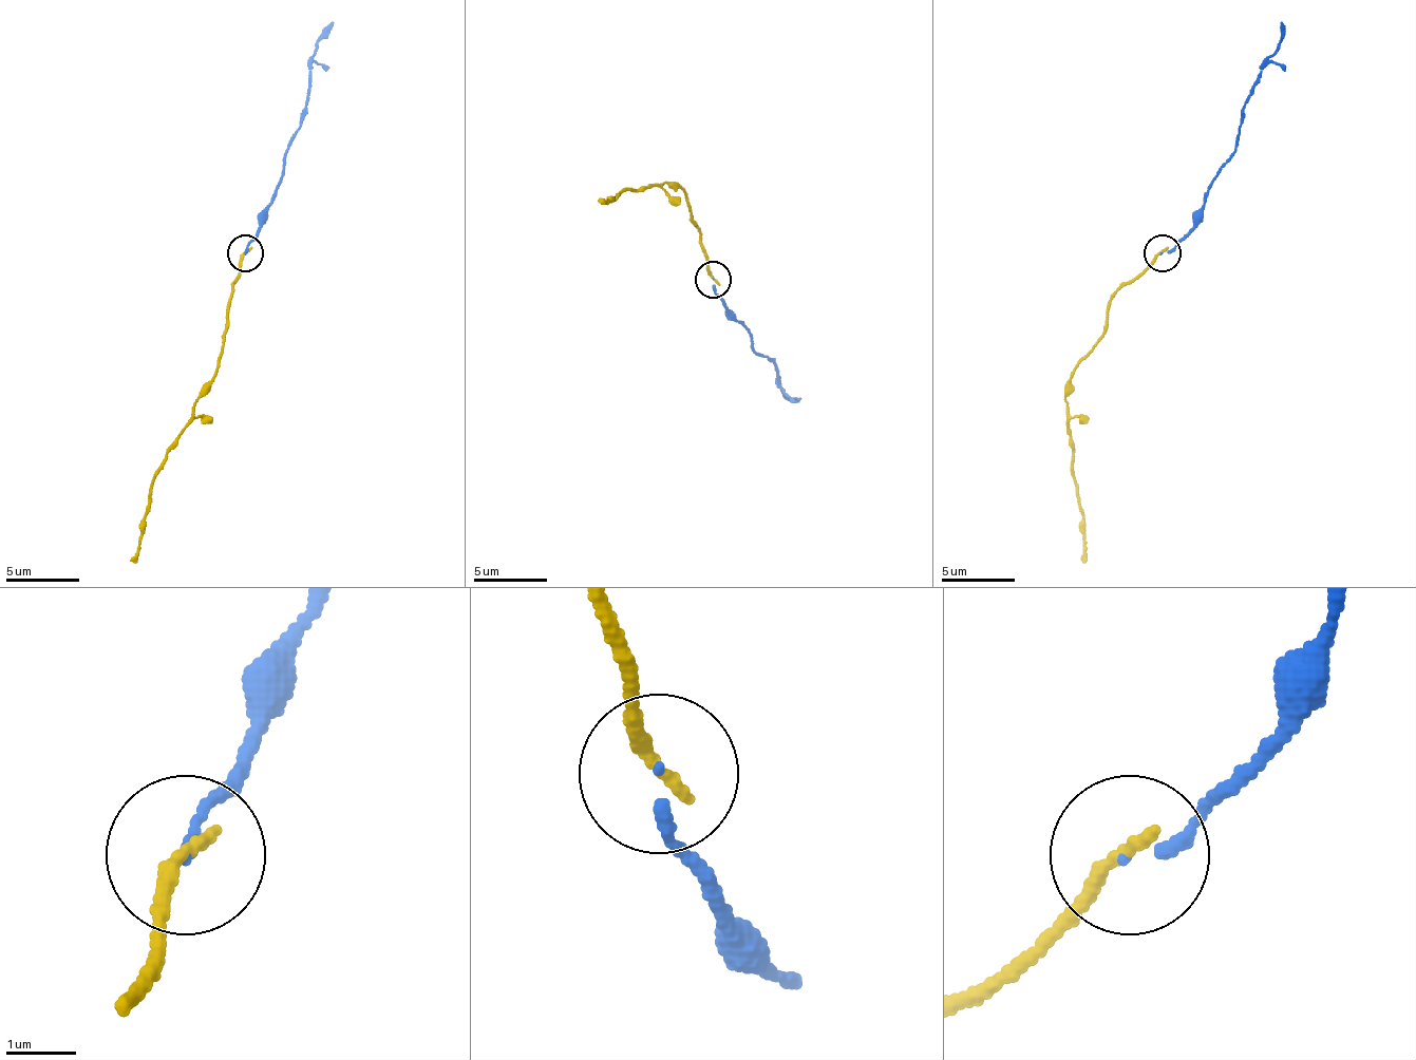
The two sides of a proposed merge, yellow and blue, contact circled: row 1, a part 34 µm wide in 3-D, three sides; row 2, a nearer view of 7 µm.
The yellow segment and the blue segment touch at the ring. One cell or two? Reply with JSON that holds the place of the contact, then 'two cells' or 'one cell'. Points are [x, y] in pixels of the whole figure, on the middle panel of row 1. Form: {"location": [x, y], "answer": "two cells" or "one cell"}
{"location": [713, 279], "answer": "one cell"}

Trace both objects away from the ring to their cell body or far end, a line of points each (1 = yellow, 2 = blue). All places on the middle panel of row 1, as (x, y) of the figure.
1: (712, 278), (697, 227), (679, 187), (661, 183), (620, 194), (612, 202), (599, 202)
2: (712, 278), (712, 289), (749, 329), (756, 352), (774, 362), (778, 389), (799, 399)

